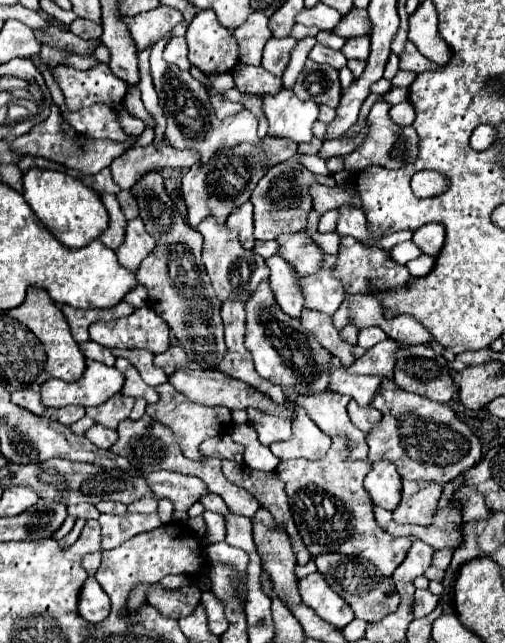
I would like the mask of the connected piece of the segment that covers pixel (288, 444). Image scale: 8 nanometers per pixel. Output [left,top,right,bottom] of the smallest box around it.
[271,403,331,459]

